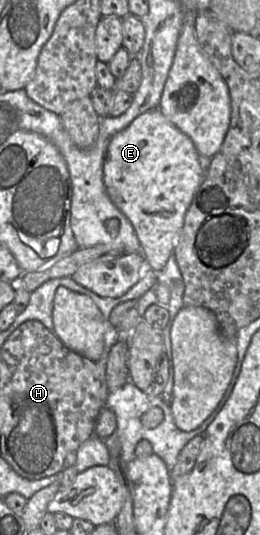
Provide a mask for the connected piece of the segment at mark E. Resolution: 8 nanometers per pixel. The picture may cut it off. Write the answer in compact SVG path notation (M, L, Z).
M157 108L149 110L123 131L112 137L103 164L103 181L106 192L115 206L130 220L142 246L142 256L151 269L161 270L178 242L185 214L194 194L205 179L210 158L201 156L192 140L180 131Z

